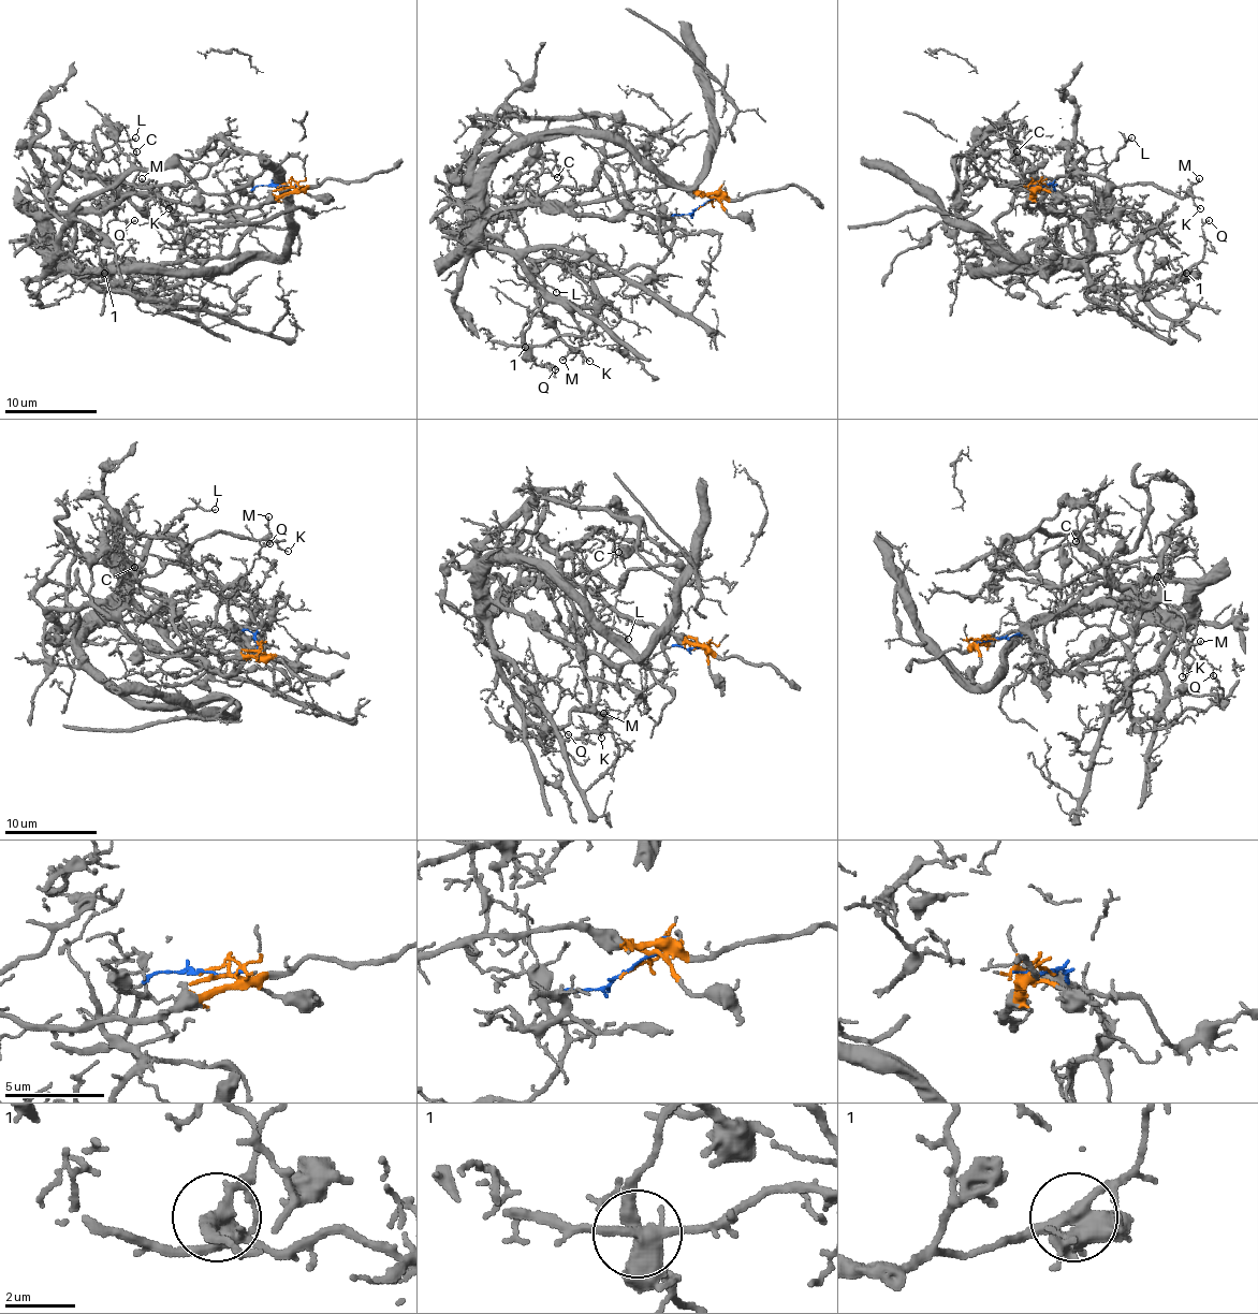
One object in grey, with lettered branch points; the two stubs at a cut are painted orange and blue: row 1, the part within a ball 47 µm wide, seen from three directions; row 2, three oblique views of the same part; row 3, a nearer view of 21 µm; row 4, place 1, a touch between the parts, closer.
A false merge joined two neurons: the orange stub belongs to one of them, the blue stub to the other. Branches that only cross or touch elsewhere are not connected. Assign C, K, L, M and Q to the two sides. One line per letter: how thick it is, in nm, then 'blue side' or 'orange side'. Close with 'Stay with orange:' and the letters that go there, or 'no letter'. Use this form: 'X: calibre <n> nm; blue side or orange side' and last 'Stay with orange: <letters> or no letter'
C: calibre 120 nm; orange side
K: calibre 110 nm; blue side
L: calibre 100 nm; blue side
M: calibre 140 nm; blue side
Q: calibre 100 nm; orange side
Stay with orange: C, Q

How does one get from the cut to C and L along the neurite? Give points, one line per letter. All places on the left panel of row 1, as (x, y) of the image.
C: (280, 185), (254, 207), (122, 194), (54, 213), (46, 267), (76, 205), (130, 166), (118, 127), (136, 152)
L: (280, 185), (257, 185), (246, 194), (252, 196), (234, 221), (160, 227), (96, 171), (106, 147), (134, 139)

